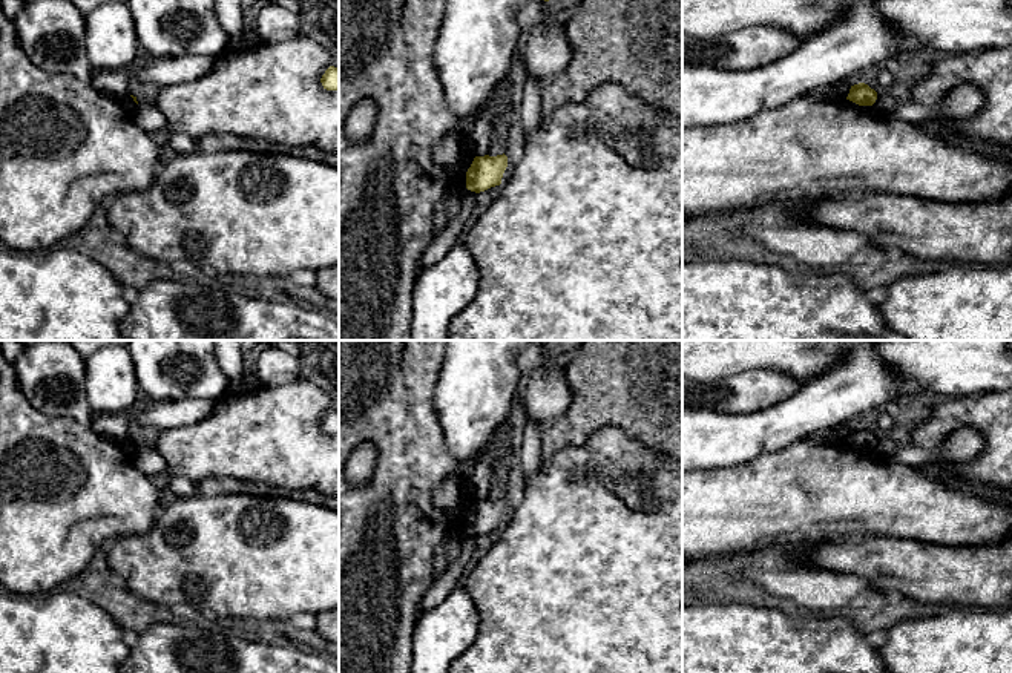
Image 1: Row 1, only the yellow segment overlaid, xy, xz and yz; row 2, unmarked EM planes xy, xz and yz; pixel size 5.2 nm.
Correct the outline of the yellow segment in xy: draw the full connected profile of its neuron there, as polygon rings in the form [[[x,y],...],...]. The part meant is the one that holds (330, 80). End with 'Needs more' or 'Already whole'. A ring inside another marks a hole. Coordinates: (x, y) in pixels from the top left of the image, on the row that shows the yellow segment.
[[[330,66],[320,78],[324,89],[339,90],[339,67]]]. Already whole

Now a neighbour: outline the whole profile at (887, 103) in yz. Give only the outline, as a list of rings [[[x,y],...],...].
[[[891,94],[877,95],[876,103],[872,104],[880,113],[891,113],[902,104],[900,100],[892,97]]]

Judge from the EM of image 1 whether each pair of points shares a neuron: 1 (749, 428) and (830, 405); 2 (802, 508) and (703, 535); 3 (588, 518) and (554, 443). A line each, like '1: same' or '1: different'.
1: same
2: same
3: different

